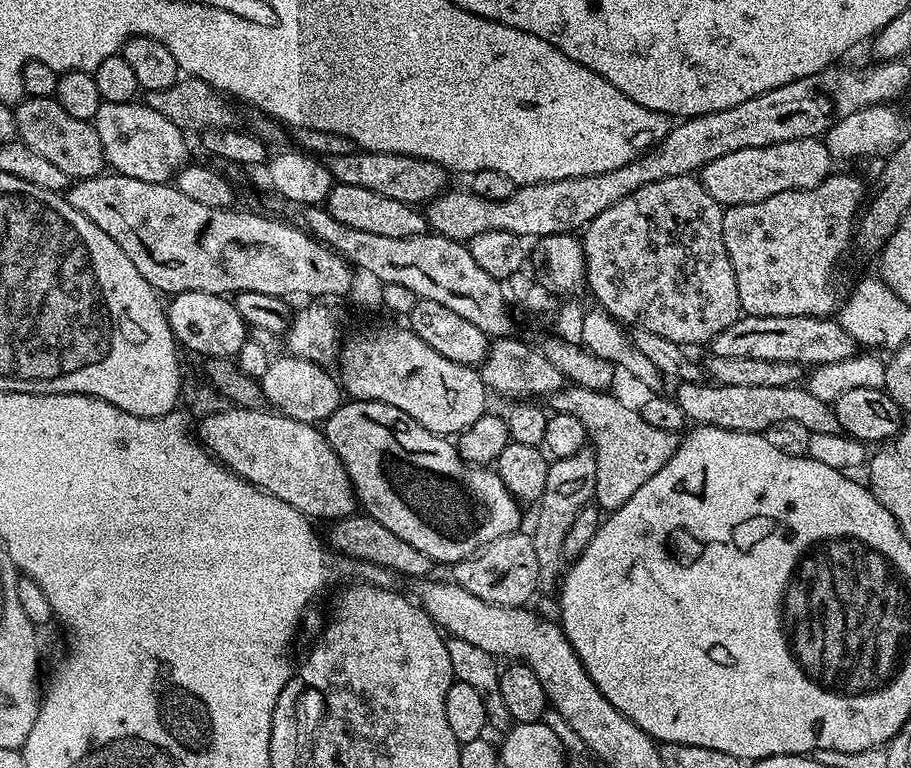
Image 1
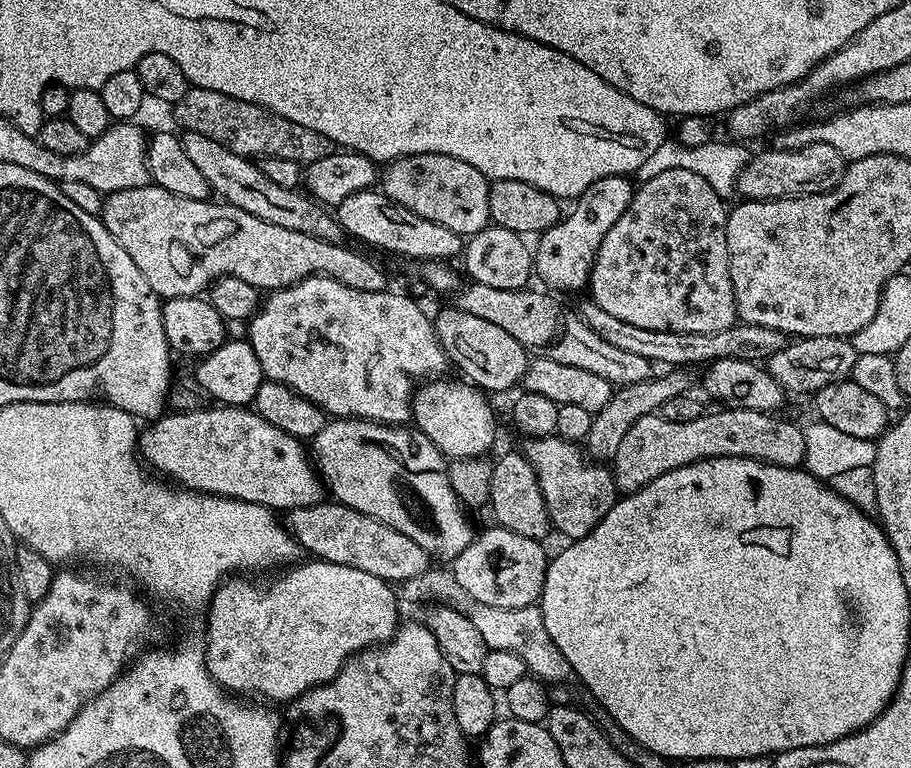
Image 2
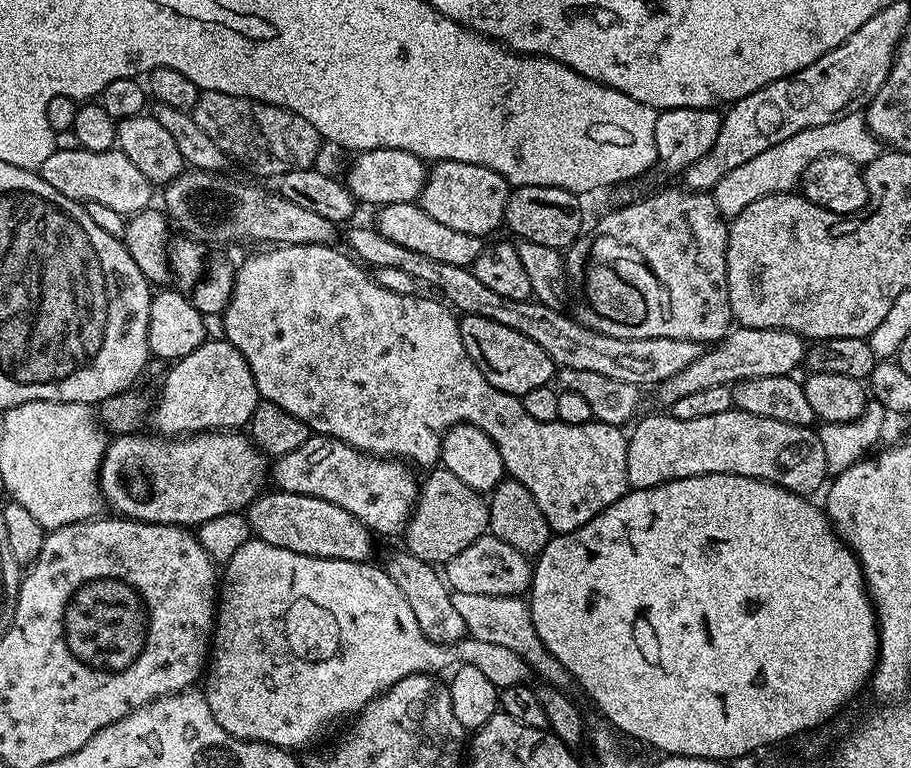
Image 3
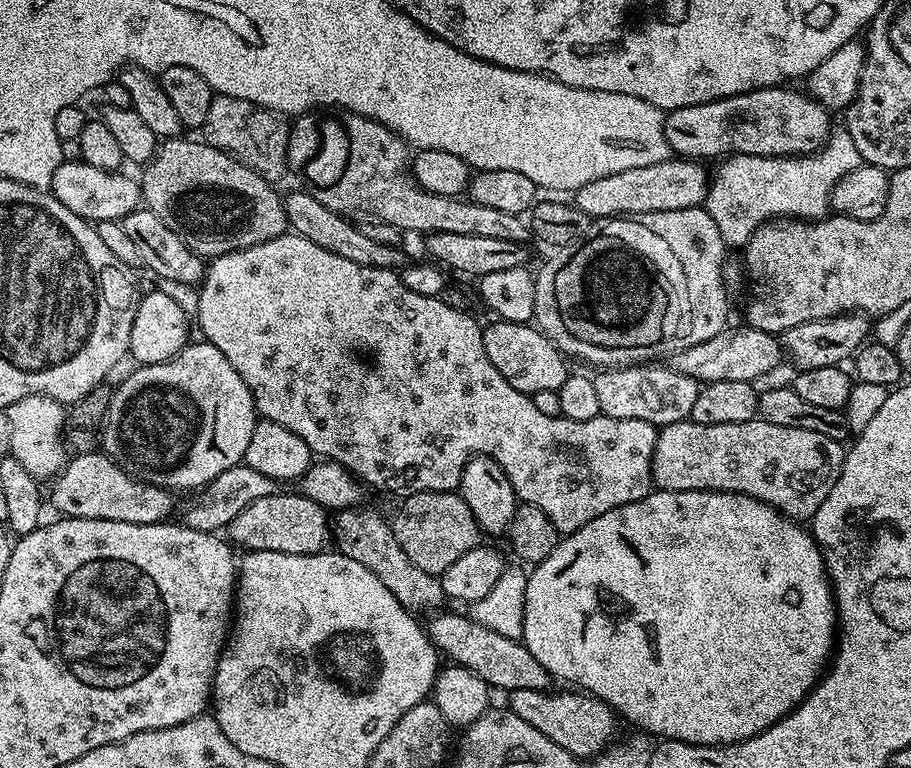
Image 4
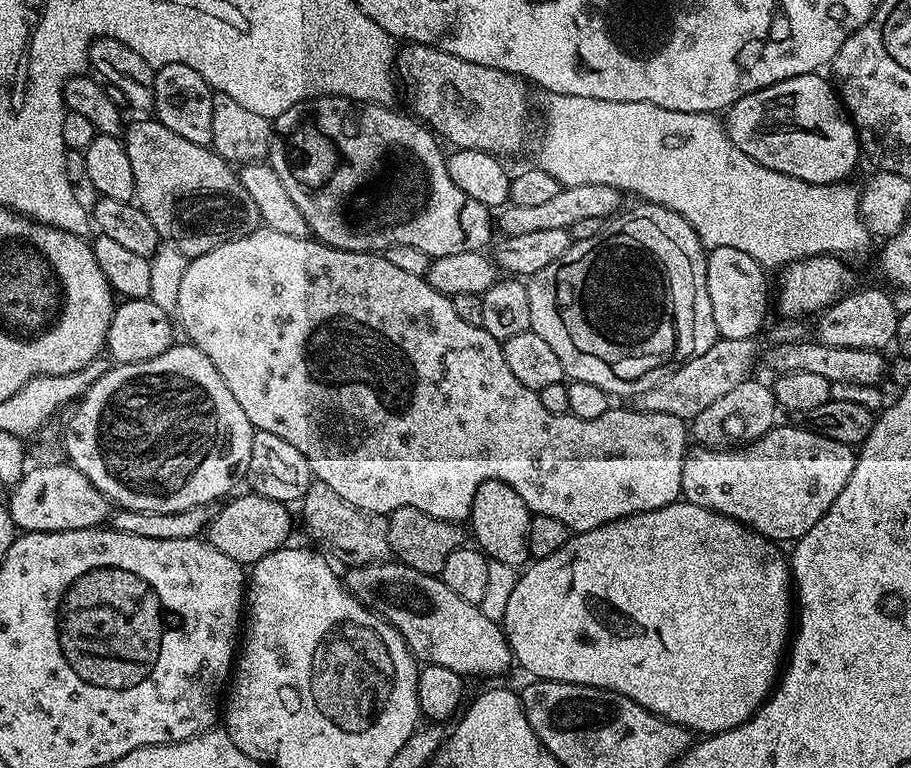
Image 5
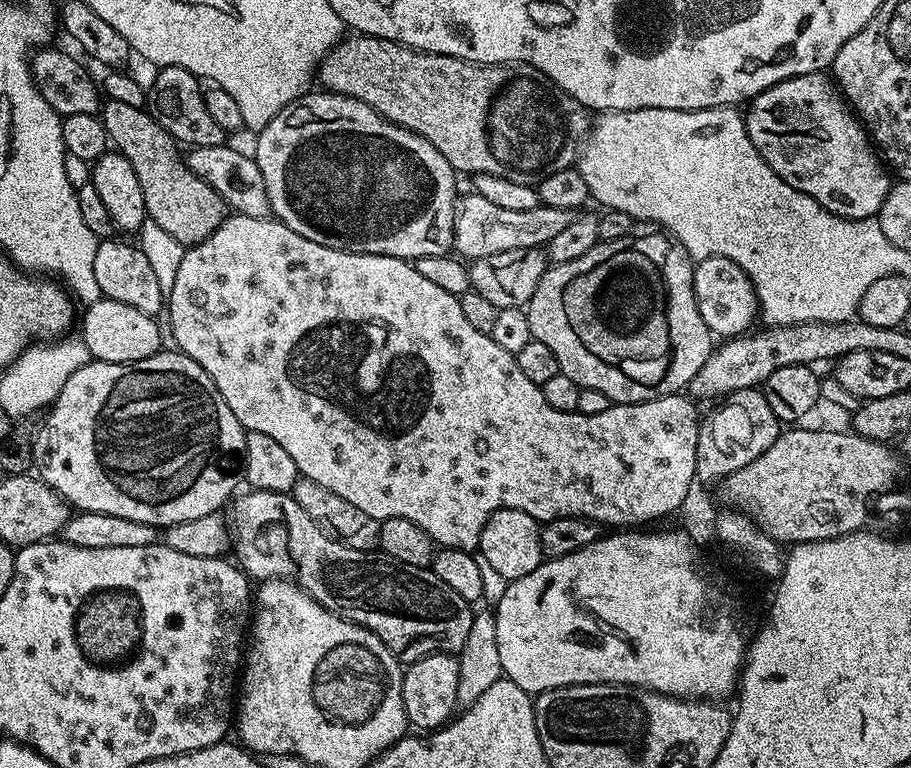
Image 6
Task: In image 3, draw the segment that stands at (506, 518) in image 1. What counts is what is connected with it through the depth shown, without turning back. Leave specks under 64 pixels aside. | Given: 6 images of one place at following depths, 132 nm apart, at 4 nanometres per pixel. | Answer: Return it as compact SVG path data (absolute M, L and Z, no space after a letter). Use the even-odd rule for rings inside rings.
M309 435L298 450L279 457L274 464L274 484L281 492L306 494L334 502L342 510L354 514L377 537L399 537L412 517L412 507L420 494L417 473L407 463L396 458L370 456L351 448L333 436Z

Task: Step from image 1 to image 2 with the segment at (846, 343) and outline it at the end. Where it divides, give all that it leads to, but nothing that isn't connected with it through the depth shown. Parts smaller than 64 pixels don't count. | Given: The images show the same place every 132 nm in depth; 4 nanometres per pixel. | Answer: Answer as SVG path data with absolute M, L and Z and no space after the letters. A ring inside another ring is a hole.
M585 298L578 307L581 319L588 324L590 330L594 330L604 342L610 342L627 353L638 354L639 357L652 361L653 365L668 364L669 369L684 370L687 364L707 365L713 360L737 356L740 360L763 361L773 356L778 350L782 350L786 343L783 332L772 330L770 326L754 326L737 322L731 328L707 332L706 334L694 334L693 332L671 332L670 330L645 330L643 326L630 326L630 322L622 322L622 318L614 318L614 314L606 314L597 306L596 301Z

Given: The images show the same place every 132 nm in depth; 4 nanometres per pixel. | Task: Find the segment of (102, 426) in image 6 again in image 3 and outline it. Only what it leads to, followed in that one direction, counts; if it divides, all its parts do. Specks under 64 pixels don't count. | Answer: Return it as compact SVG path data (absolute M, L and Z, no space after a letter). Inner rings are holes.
M223 338L205 339L194 354L186 354L186 358L175 361L168 373L163 373L162 383L158 389L156 403L150 413L150 424L161 436L179 438L191 436L198 432L222 432L225 430L240 430L251 421L256 405L261 403L260 391L256 388L254 374L242 358L235 346Z

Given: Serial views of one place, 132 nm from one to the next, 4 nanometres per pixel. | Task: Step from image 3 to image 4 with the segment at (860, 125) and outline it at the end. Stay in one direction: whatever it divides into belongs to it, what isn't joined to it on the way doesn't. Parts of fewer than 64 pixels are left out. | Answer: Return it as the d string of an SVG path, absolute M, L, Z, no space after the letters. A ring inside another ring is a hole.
M836 130L814 152L806 156L737 156L727 157L724 164L711 177L708 186L706 207L710 218L718 226L718 234L722 234L725 245L743 246L754 230L773 218L795 218L798 220L819 220L830 212L832 191L834 186L850 170L862 167L864 159L858 154L858 146L854 146L854 138L846 130Z

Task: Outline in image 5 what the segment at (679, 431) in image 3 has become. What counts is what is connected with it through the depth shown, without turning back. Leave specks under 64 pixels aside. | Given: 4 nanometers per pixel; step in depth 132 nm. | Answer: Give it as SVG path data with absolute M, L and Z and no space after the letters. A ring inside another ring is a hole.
M781 423L771 428L762 438L750 444L734 448L705 448L696 446L689 451L682 462L681 497L694 506L702 506L711 512L717 512L739 524L752 528L758 534L773 542L795 542L806 534L806 530L814 527L830 510L834 498L842 494L842 486L850 482L850 474L854 474L856 452L853 445L834 442L830 438L822 438L822 434L809 432L803 426L791 428Z

